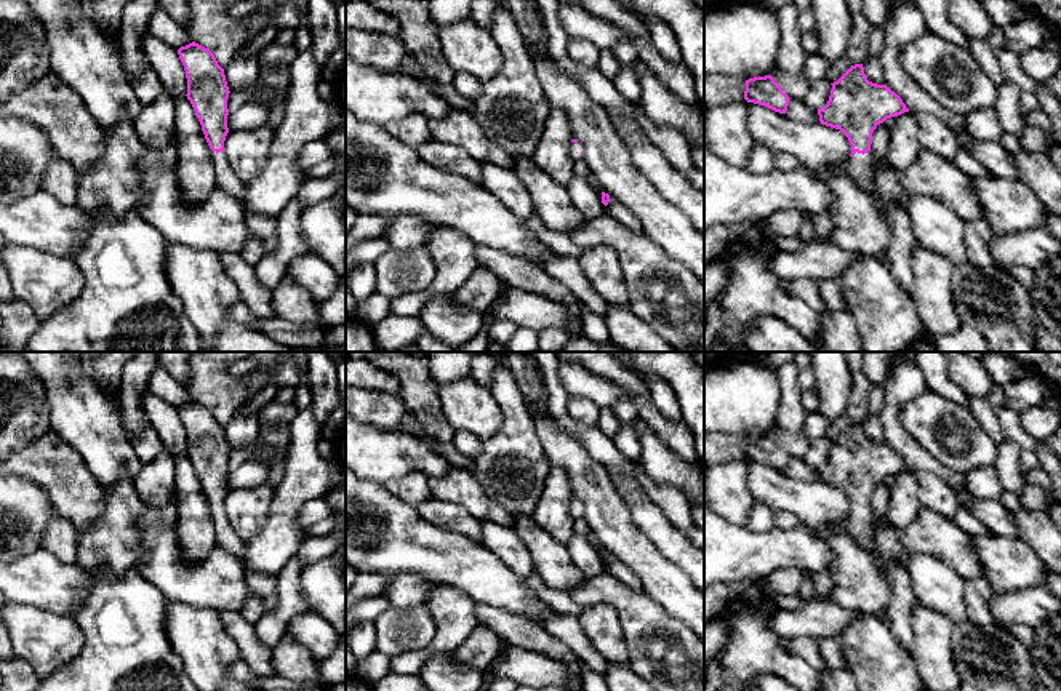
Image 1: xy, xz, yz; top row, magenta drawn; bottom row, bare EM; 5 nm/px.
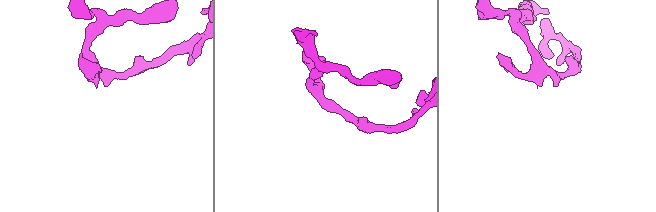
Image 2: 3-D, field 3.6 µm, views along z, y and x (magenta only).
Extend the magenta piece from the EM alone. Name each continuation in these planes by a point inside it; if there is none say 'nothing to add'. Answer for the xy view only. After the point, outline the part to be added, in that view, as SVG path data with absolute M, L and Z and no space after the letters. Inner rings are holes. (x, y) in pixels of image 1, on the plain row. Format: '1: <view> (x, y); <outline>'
1: xy (224, 535); M213 510L211 517L214 523L214 541L216 545L222 547L224 550L234 553L240 560L245 557L245 541L238 537L238 534L230 526L226 510Z

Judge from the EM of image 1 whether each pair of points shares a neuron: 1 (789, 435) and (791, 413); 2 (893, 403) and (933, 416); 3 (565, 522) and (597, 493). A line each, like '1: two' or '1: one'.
1: one
2: two
3: two

